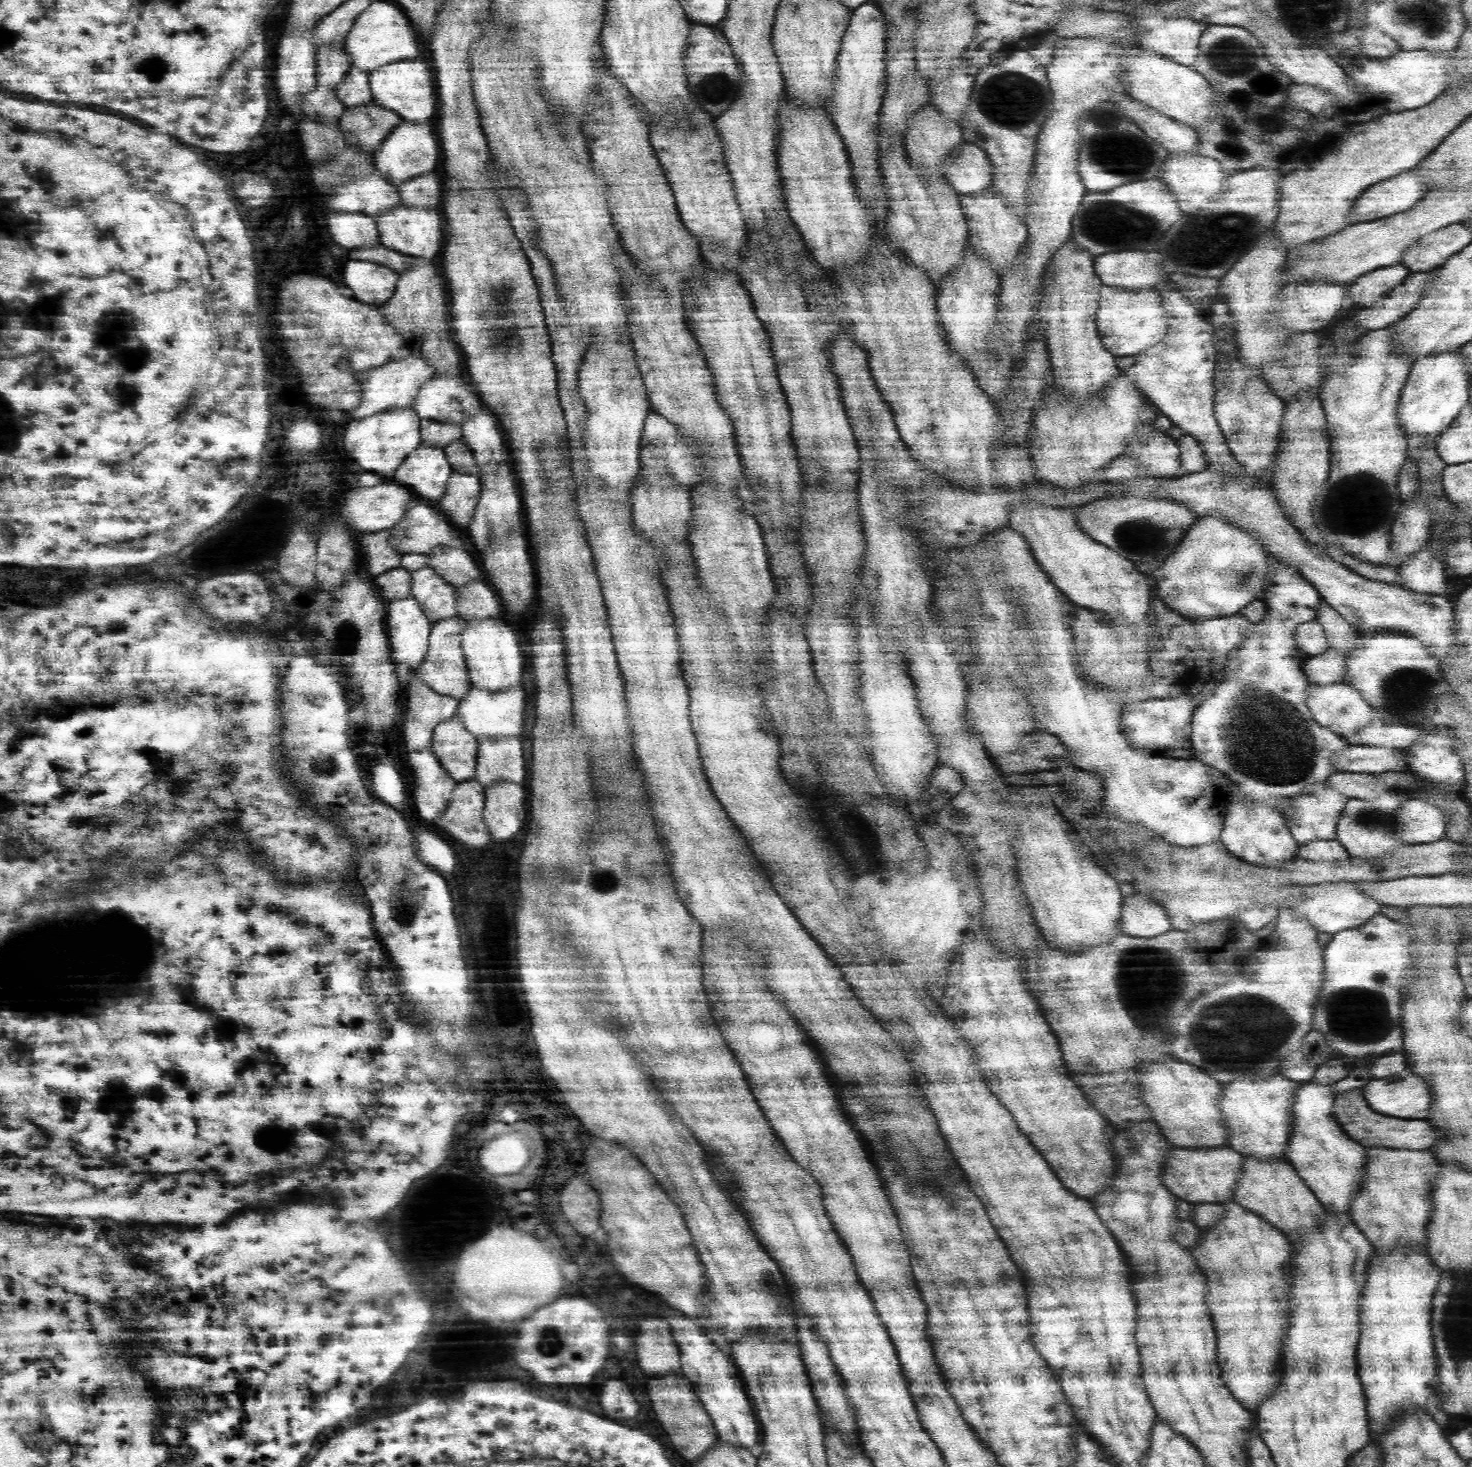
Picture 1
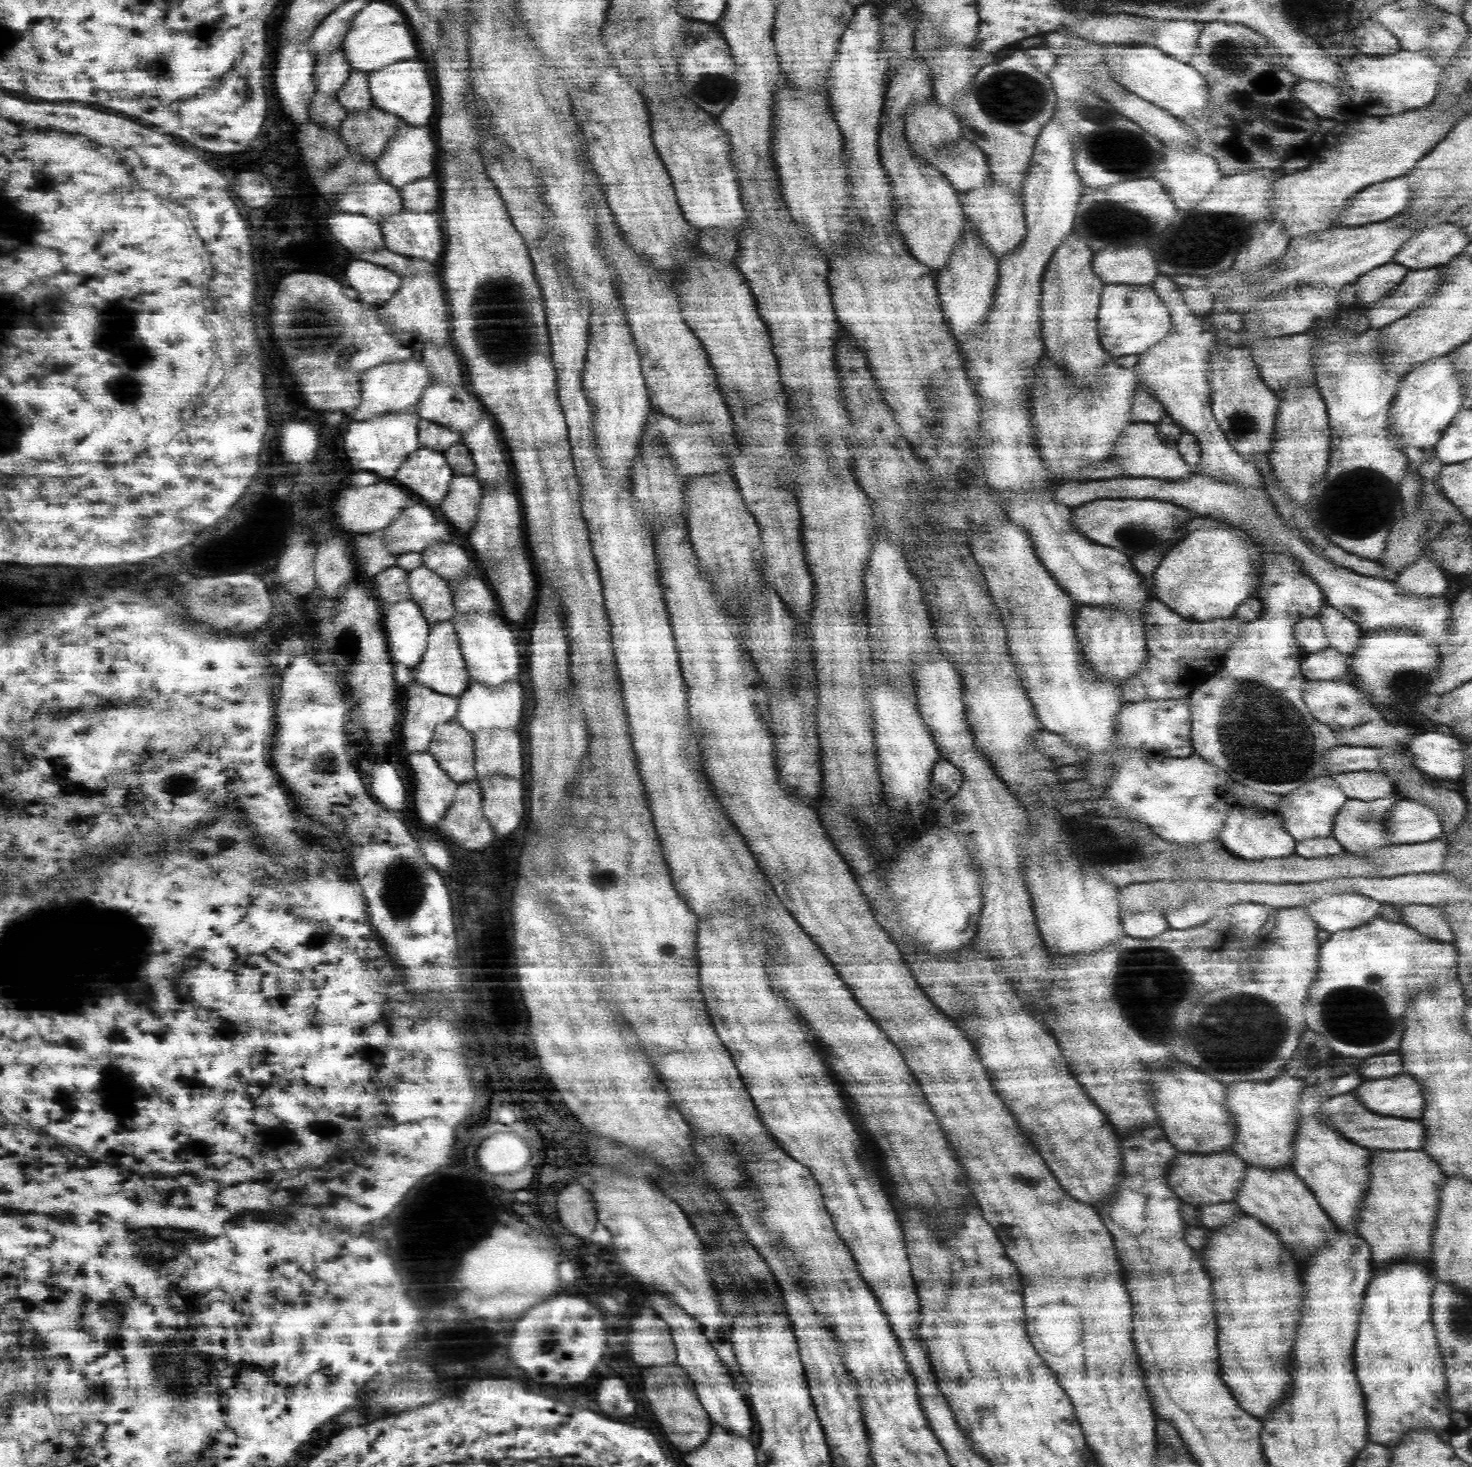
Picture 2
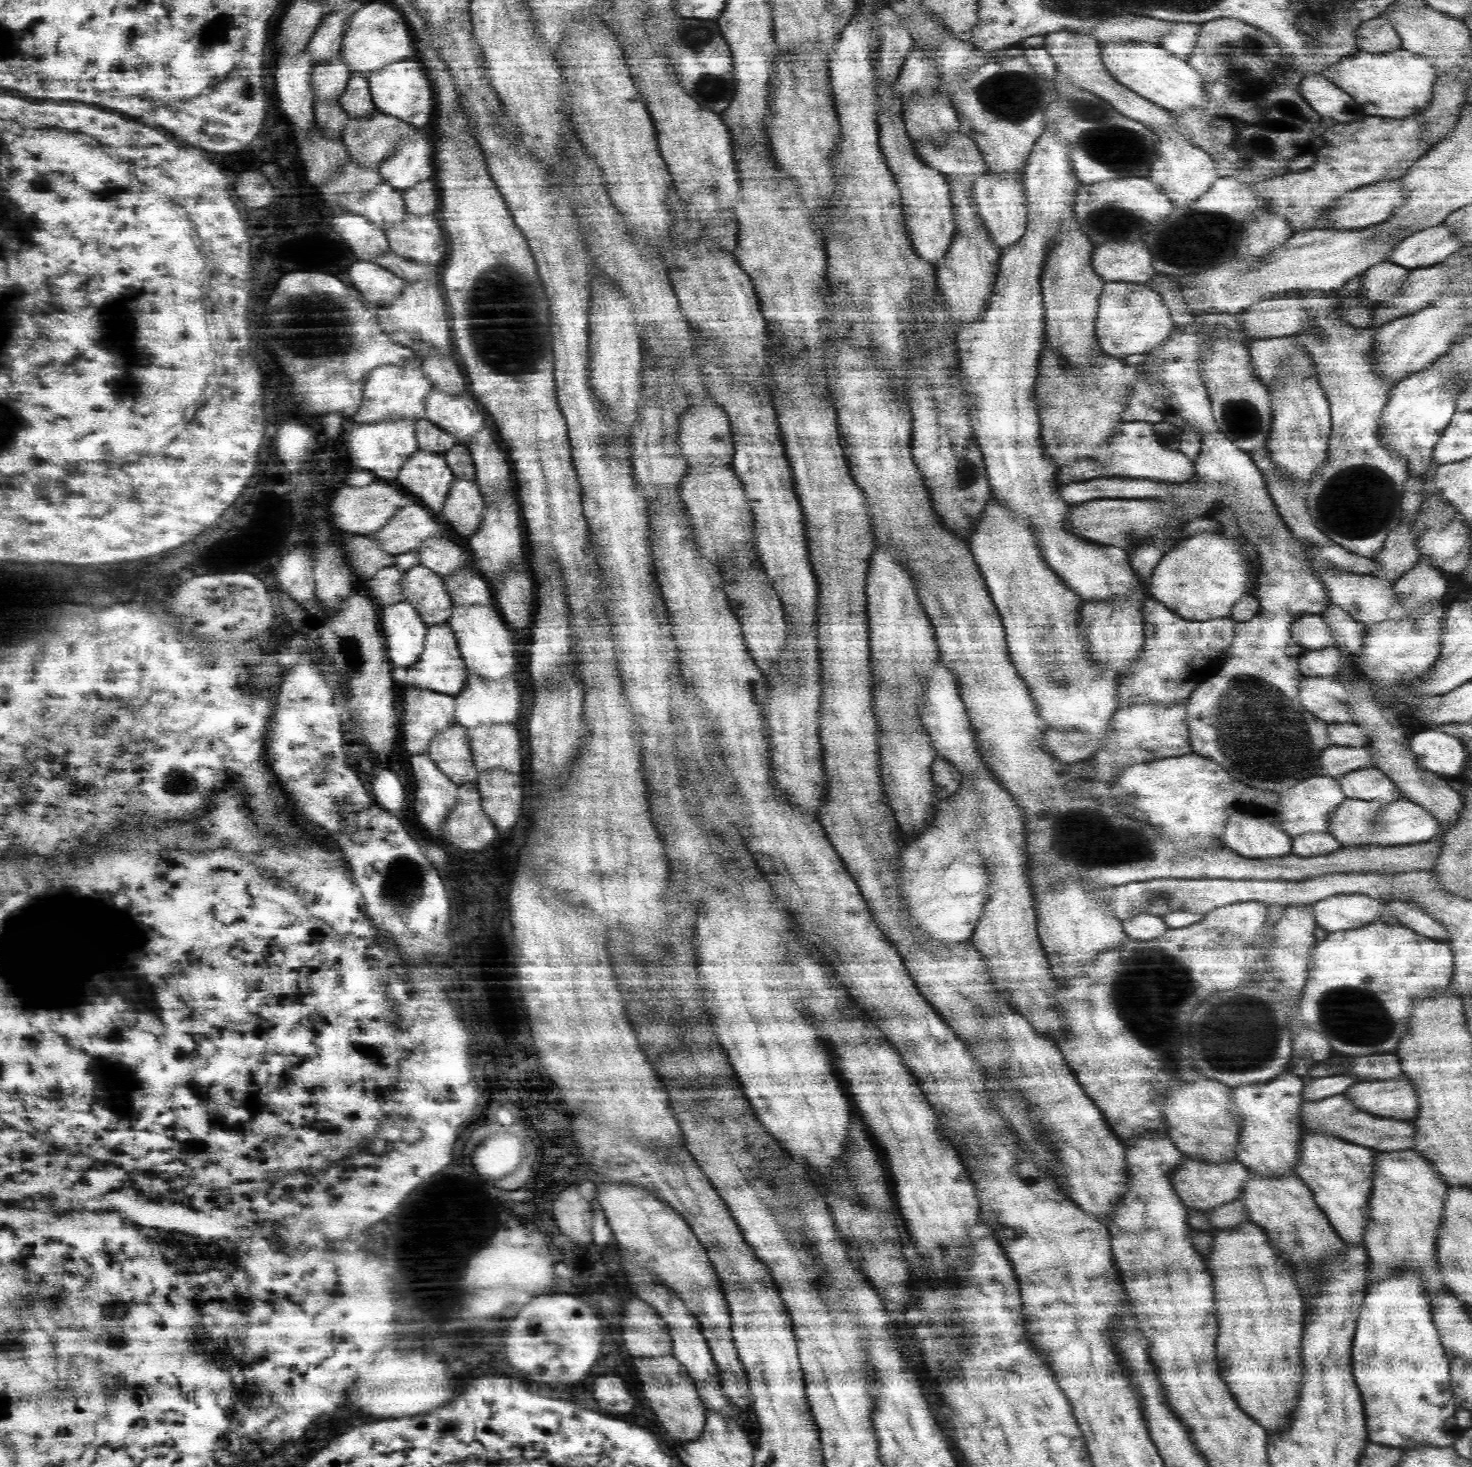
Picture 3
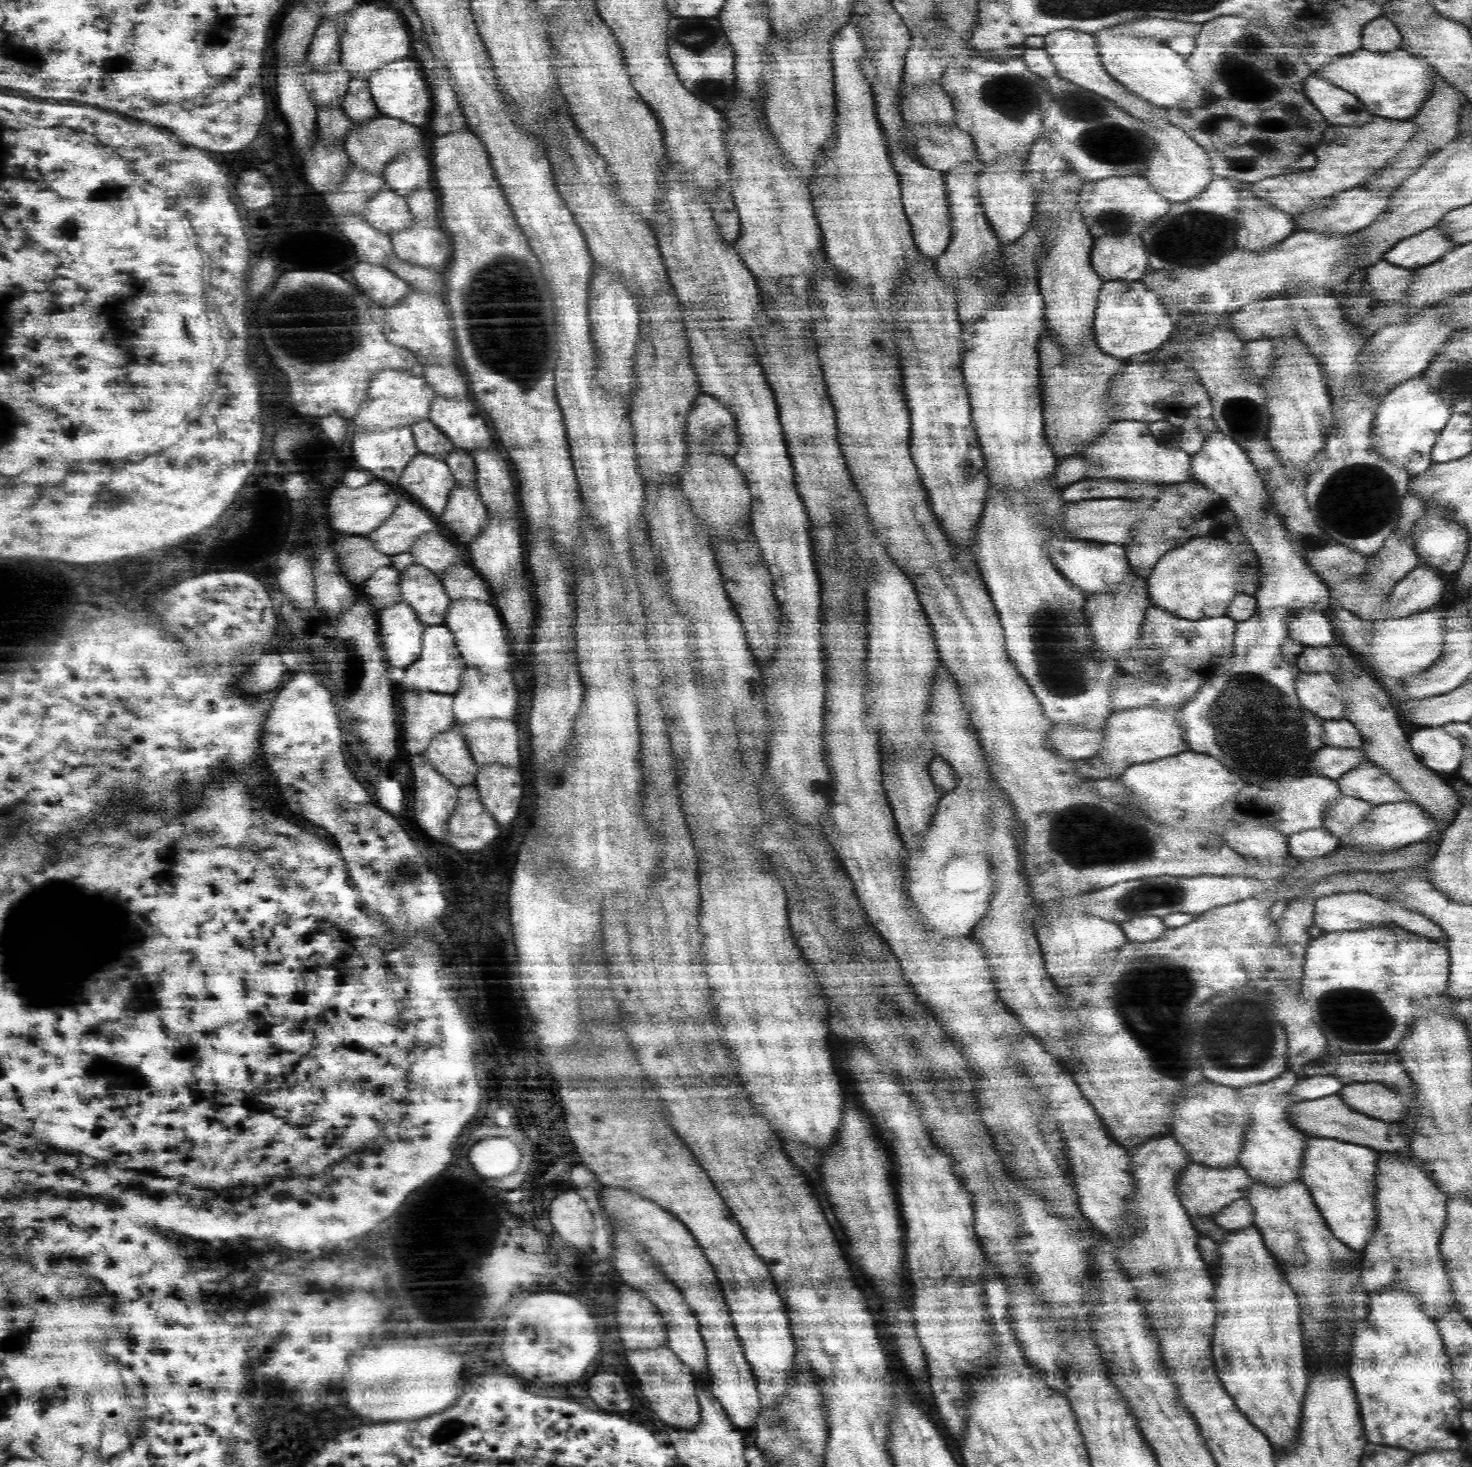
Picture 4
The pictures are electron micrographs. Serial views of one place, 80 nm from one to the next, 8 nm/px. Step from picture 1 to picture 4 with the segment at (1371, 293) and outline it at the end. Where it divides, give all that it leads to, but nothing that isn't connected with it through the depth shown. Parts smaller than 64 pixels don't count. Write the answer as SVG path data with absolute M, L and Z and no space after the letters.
M1388 261L1373 264L1374 266L1370 266L1366 276L1372 296L1382 301L1406 298L1409 286L1415 279L1414 270Z

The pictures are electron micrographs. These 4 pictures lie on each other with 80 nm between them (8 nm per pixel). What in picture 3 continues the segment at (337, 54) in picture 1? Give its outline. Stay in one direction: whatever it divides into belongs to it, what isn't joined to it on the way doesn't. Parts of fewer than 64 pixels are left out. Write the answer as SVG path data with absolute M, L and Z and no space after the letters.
M340 56L334 57L328 63L315 64L310 80L315 100L318 100L318 102L337 101L339 96L346 90L351 75L351 71Z

